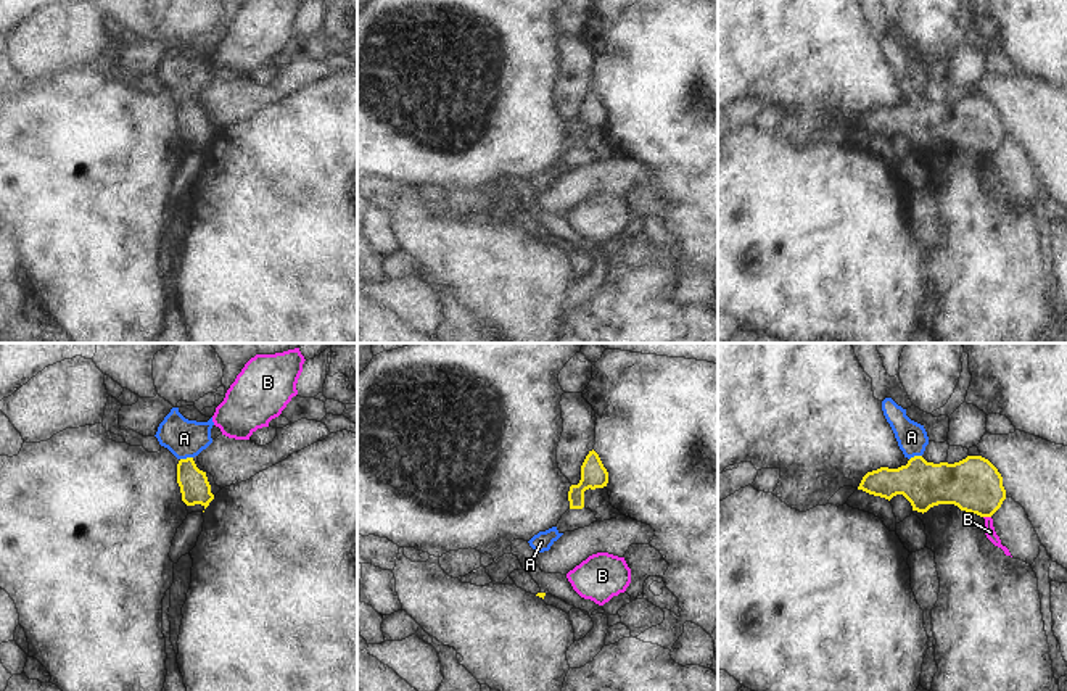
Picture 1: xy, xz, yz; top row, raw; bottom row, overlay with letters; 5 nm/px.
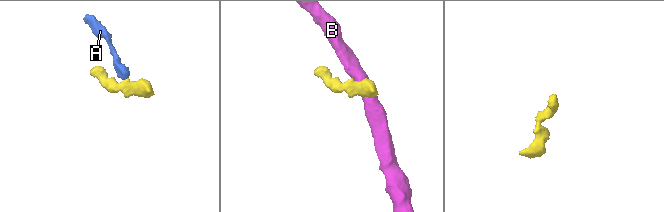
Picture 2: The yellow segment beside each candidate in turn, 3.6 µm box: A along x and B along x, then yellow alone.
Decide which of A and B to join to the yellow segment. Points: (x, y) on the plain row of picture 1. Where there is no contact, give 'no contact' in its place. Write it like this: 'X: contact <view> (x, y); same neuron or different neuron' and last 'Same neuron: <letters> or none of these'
A: contact xy (187, 97); same neuron
B: contact yz (987, 155); different neuron
Same neuron: A

